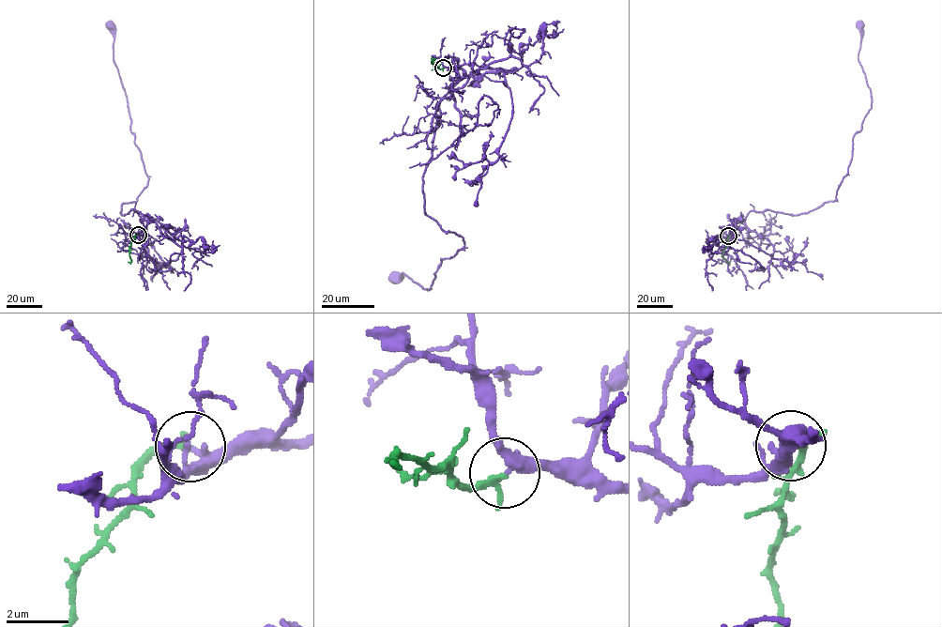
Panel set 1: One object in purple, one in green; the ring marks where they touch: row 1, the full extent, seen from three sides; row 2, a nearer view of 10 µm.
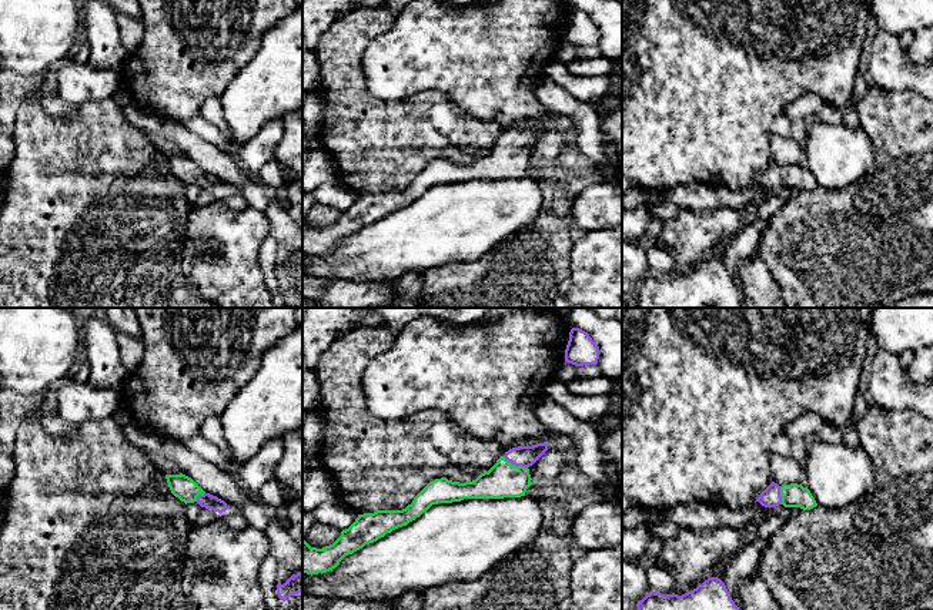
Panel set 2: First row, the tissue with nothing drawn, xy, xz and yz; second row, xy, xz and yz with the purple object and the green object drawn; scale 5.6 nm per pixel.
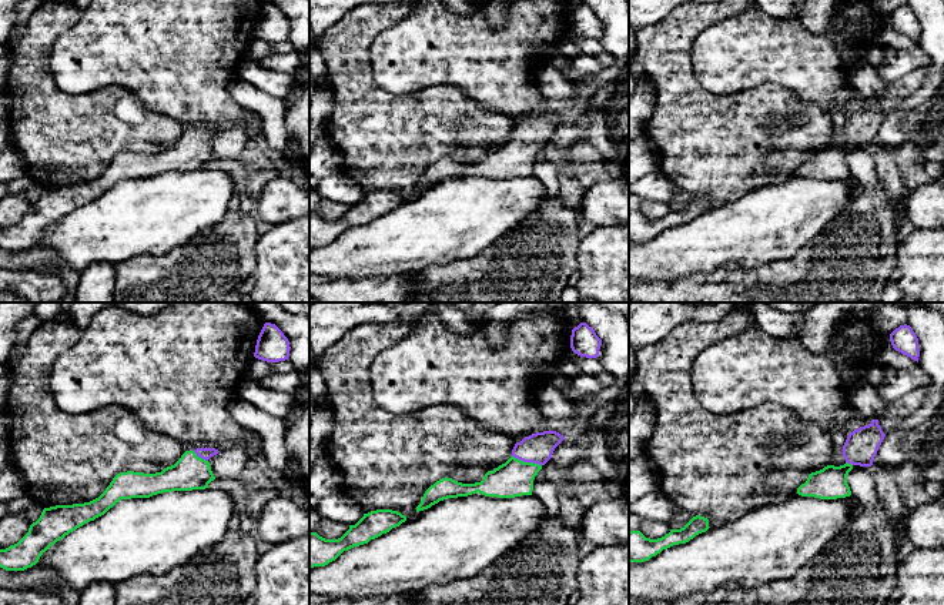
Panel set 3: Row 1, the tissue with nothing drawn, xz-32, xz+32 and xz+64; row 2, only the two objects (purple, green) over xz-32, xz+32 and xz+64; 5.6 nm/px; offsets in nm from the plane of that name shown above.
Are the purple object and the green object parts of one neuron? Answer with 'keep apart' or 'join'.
join

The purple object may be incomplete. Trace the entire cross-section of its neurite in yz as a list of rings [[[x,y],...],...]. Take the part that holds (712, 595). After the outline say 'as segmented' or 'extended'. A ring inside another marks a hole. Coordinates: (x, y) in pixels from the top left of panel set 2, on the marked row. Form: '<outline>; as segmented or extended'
[[[709,577],[682,596],[651,591],[636,604],[638,610],[739,610],[725,583]]]; as segmented

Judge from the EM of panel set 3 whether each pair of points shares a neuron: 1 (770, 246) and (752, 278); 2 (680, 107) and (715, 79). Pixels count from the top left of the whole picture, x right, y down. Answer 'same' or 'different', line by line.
1: different
2: different

